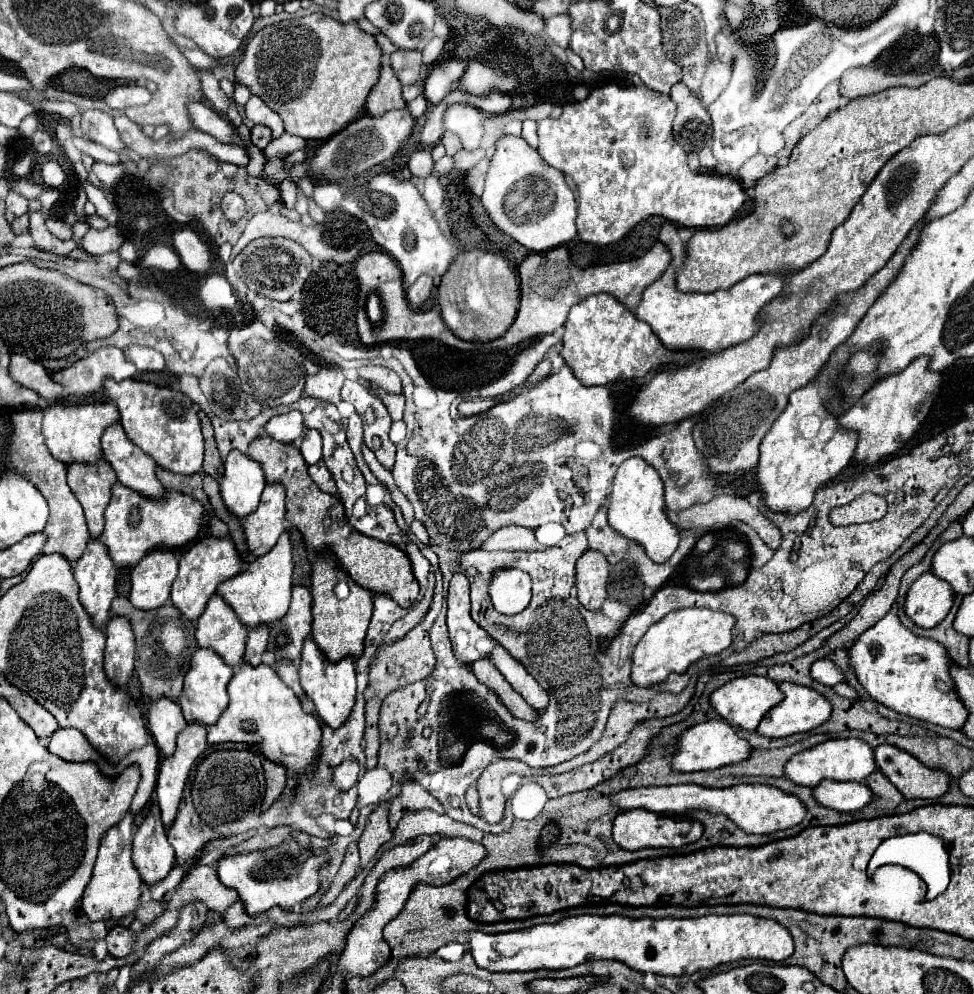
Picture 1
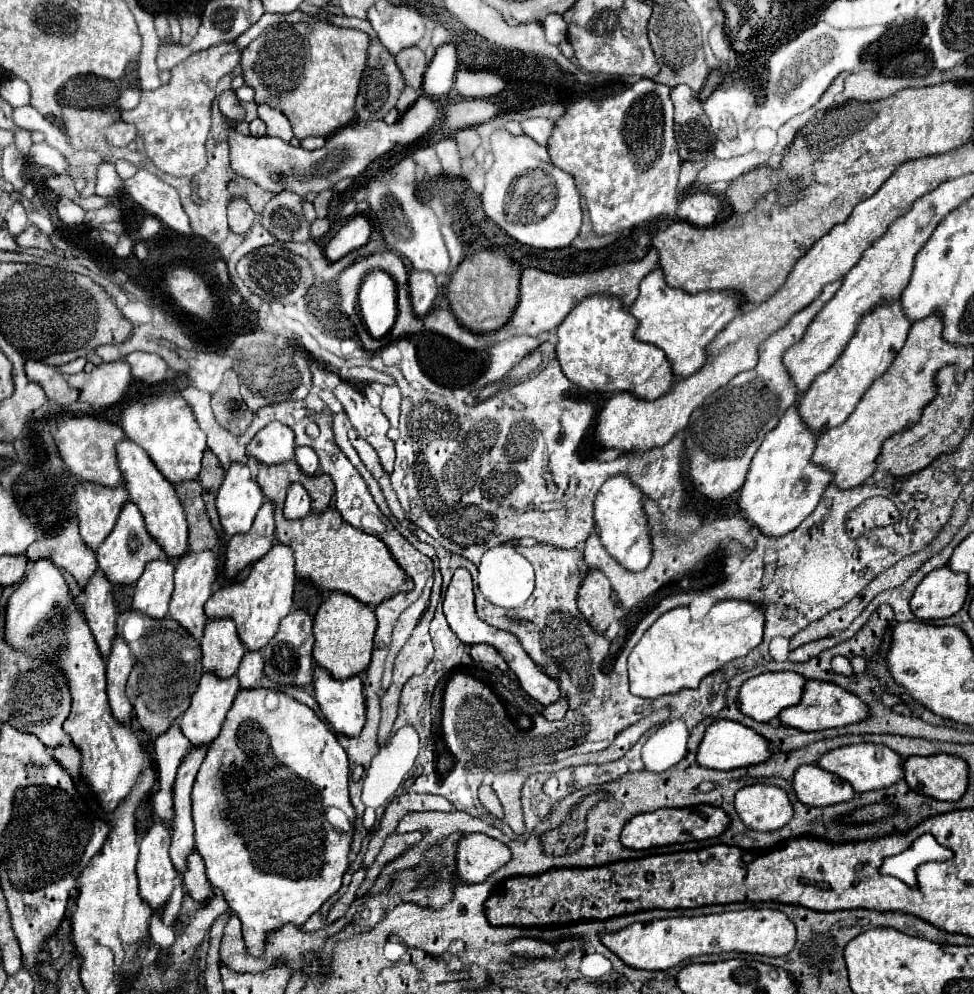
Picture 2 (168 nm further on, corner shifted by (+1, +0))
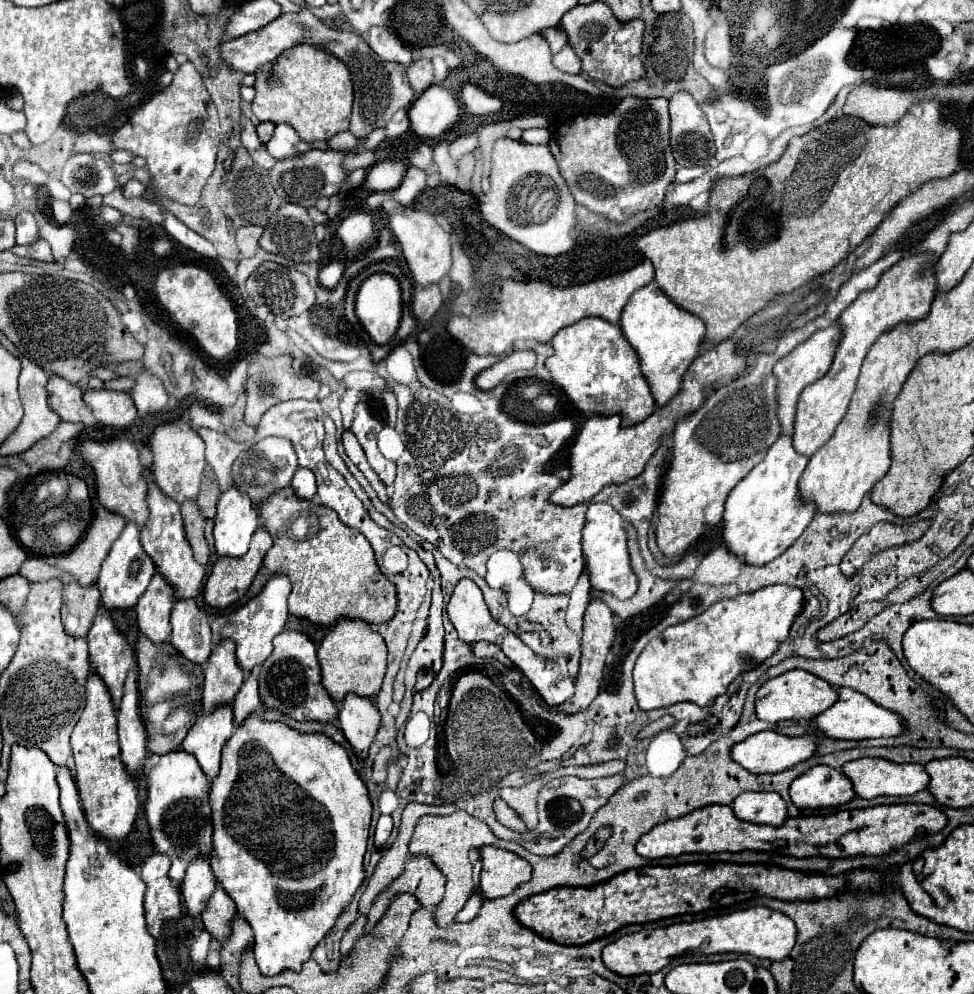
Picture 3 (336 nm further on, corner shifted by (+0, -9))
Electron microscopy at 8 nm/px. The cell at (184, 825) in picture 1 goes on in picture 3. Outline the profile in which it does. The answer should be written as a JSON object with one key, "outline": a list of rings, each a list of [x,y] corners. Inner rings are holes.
{"outline":[[[217,884],[215,888],[215,894],[211,894],[207,906],[203,908],[203,914],[201,914],[201,922],[205,926],[205,930],[219,938],[221,942],[229,936],[229,930],[231,930],[231,920],[235,916],[235,904],[233,900],[223,892],[223,888]]]}

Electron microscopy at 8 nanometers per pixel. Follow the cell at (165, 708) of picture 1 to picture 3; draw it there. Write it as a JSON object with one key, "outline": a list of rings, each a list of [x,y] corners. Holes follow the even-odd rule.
{"outline":[[[173,750],[161,756],[159,764],[151,768],[147,776],[147,802],[145,814],[151,826],[151,838],[159,852],[171,860],[169,878],[179,884],[185,876],[187,864],[195,856],[209,856],[211,852],[211,808],[209,808],[209,784],[211,780],[203,774],[195,756]]]}

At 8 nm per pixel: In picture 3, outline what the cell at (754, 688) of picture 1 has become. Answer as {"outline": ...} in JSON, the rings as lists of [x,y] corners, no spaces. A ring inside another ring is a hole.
{"outline":[[[789,670],[777,678],[767,680],[755,698],[757,718],[763,722],[779,722],[779,720],[809,720],[823,710],[827,710],[837,700],[837,692],[825,680],[805,672],[805,670]]]}

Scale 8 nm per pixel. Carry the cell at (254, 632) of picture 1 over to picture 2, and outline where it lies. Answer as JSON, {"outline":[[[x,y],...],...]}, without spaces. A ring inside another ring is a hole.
{"outline":[[[246,651],[246,655],[242,657],[242,663],[240,663],[240,669],[236,673],[240,679],[240,689],[258,687],[258,683],[262,679],[262,669],[264,669],[262,655],[258,651]]]}

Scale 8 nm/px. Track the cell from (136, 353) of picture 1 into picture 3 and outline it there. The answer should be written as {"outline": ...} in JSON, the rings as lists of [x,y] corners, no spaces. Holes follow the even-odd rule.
{"outline":[[[141,370],[139,376],[135,378],[135,386],[131,388],[131,398],[137,406],[139,416],[145,416],[149,412],[151,414],[161,412],[167,406],[167,390],[163,382],[147,370]]]}

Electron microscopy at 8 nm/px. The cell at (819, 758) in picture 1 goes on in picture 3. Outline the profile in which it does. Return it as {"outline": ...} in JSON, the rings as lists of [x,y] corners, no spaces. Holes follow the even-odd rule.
{"outline":[[[859,758],[843,764],[841,772],[853,782],[855,794],[859,798],[877,798],[877,796],[909,796],[927,788],[927,772],[921,764],[897,764],[885,758]]]}

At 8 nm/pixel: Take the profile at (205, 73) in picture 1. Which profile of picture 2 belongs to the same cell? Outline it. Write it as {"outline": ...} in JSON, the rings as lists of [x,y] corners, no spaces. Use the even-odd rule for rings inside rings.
{"outline":[[[226,91],[226,93],[222,93],[222,97],[218,99],[218,103],[220,103],[220,109],[222,109],[222,113],[230,119],[230,121],[244,121],[244,117],[246,117],[246,111],[242,109],[242,105],[240,105],[240,101],[236,99],[236,95],[234,95],[234,91]]]}

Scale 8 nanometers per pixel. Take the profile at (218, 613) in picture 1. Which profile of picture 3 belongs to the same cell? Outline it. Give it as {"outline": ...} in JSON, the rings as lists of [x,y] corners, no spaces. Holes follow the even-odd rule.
{"outline":[[[229,640],[219,642],[205,666],[203,710],[211,712],[215,706],[231,704],[243,684],[243,668],[235,656],[235,644]]]}

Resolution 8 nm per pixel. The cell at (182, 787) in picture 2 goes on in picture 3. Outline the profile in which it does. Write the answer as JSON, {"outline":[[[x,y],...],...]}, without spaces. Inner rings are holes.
{"outline":[[[195,858],[191,866],[187,866],[187,874],[183,882],[179,884],[181,898],[187,906],[187,912],[191,916],[199,916],[203,910],[203,904],[215,890],[215,876],[211,872],[211,866],[205,858]]]}

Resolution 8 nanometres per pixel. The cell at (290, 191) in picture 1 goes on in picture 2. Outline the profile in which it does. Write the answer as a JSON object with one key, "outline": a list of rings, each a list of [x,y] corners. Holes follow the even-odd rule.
{"outline":[[[282,191],[274,195],[262,215],[260,223],[278,241],[304,243],[310,239],[310,223],[302,213],[302,199],[292,191]]]}

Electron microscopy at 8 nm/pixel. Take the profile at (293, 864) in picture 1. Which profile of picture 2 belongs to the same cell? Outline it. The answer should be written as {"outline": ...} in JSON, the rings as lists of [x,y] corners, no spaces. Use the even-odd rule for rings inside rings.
{"outline":[[[242,689],[236,695],[236,701],[222,723],[220,735],[212,741],[208,747],[206,759],[196,775],[194,781],[194,791],[192,791],[192,817],[194,817],[194,827],[196,827],[196,849],[202,855],[206,863],[206,875],[210,877],[210,883],[224,893],[224,899],[228,901],[230,909],[236,911],[236,915],[242,921],[242,933],[244,941],[248,947],[248,953],[252,957],[262,957],[264,947],[268,941],[268,935],[274,933],[278,927],[292,923],[296,927],[302,927],[338,889],[342,887],[342,877],[350,867],[348,855],[352,853],[352,835],[354,835],[354,821],[356,821],[356,811],[350,801],[348,793],[348,781],[350,781],[350,763],[344,747],[338,743],[336,735],[330,731],[326,721],[322,721],[310,707],[298,703],[286,693],[270,691],[270,689]],[[224,775],[230,775],[226,781]],[[228,785],[238,785],[236,791],[228,791]]]}

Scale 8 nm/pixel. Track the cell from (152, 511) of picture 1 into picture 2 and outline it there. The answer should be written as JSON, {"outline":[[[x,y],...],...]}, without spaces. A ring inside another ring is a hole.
{"outline":[[[134,503],[124,505],[124,509],[116,521],[116,527],[106,537],[106,541],[98,547],[96,557],[98,557],[98,567],[104,571],[106,579],[112,585],[132,585],[144,573],[146,563],[150,563],[154,559],[166,559],[166,555],[160,551],[160,545],[156,545],[156,541],[146,533],[142,513]]]}

